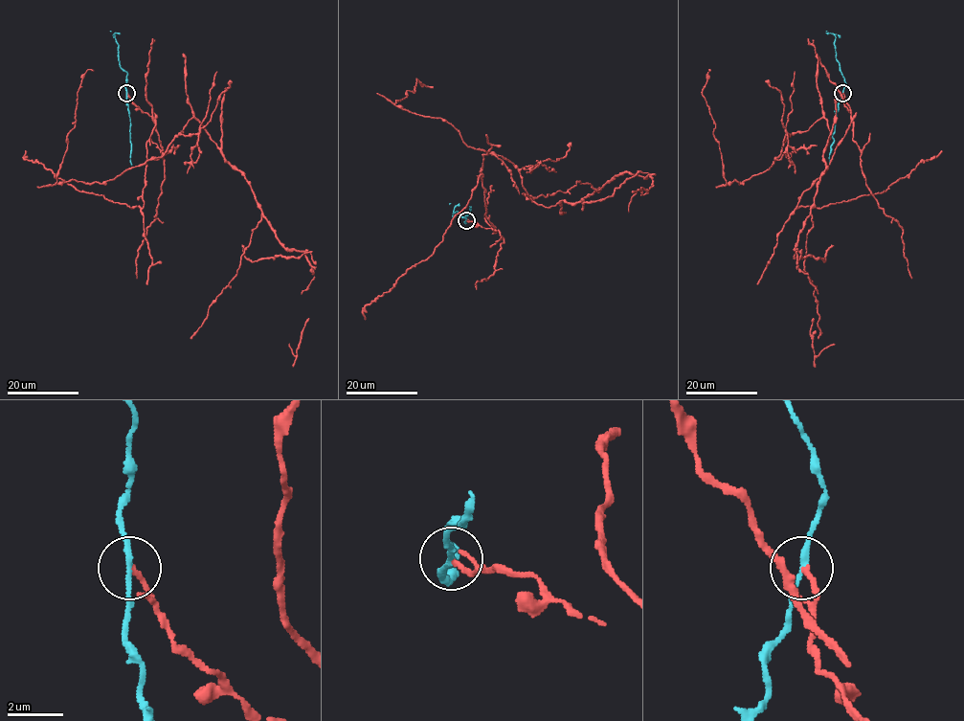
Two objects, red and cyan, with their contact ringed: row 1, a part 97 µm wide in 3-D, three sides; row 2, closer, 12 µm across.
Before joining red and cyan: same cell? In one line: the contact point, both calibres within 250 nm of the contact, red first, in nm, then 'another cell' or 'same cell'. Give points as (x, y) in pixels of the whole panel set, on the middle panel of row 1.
place (466, 220); calibres 170 and 190 nm; another cell

